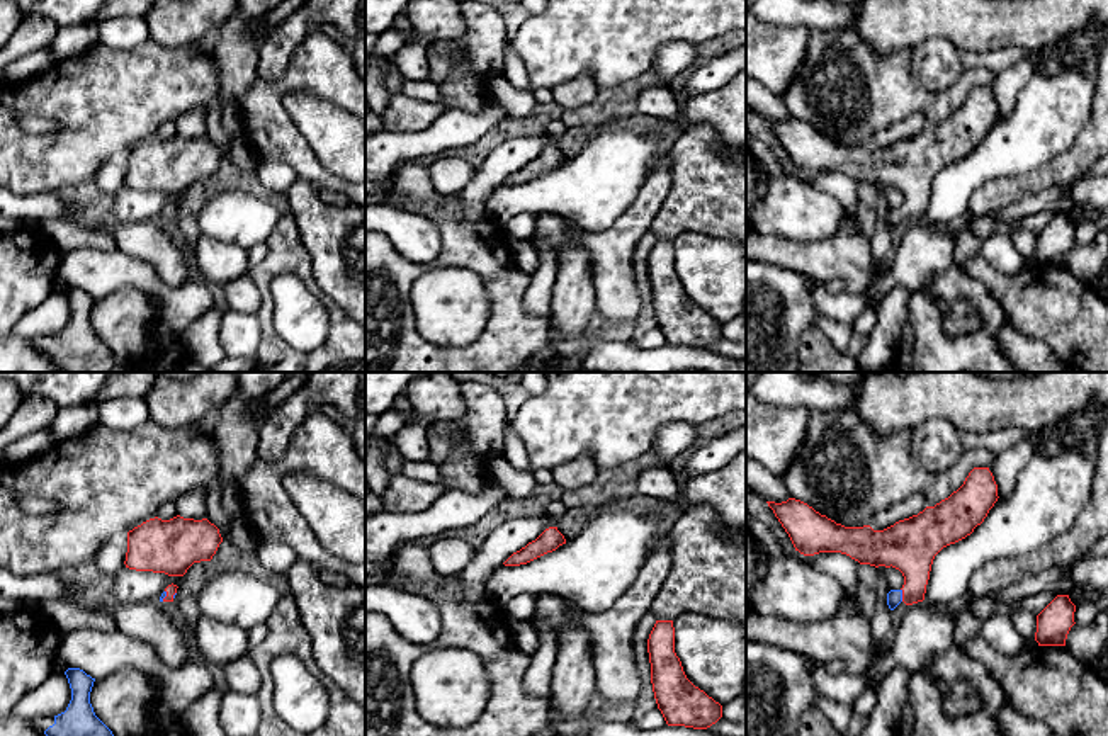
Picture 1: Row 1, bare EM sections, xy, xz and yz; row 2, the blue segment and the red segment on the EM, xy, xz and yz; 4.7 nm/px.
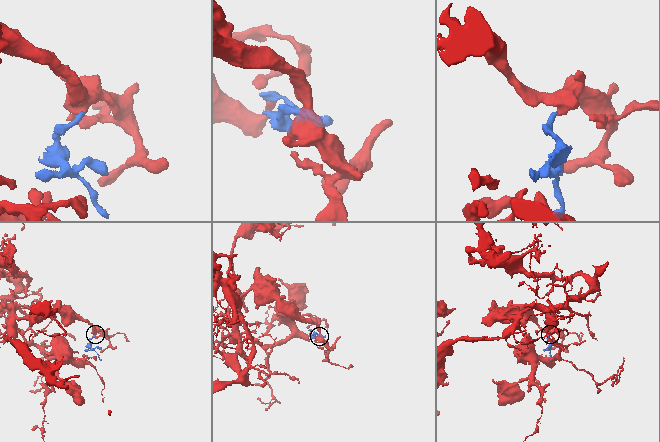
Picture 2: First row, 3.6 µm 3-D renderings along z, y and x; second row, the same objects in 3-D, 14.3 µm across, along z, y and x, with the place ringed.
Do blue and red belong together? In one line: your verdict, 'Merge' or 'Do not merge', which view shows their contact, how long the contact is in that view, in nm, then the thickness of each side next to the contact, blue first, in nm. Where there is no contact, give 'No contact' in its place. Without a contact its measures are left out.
Merge. Touches blue in yz. Shared border 60 nm. Thickness 80 nm (blue) against 260 nm

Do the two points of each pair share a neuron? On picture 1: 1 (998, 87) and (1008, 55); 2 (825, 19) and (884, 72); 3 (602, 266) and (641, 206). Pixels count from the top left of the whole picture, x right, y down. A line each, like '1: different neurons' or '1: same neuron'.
1: different neurons
2: different neurons
3: same neuron

